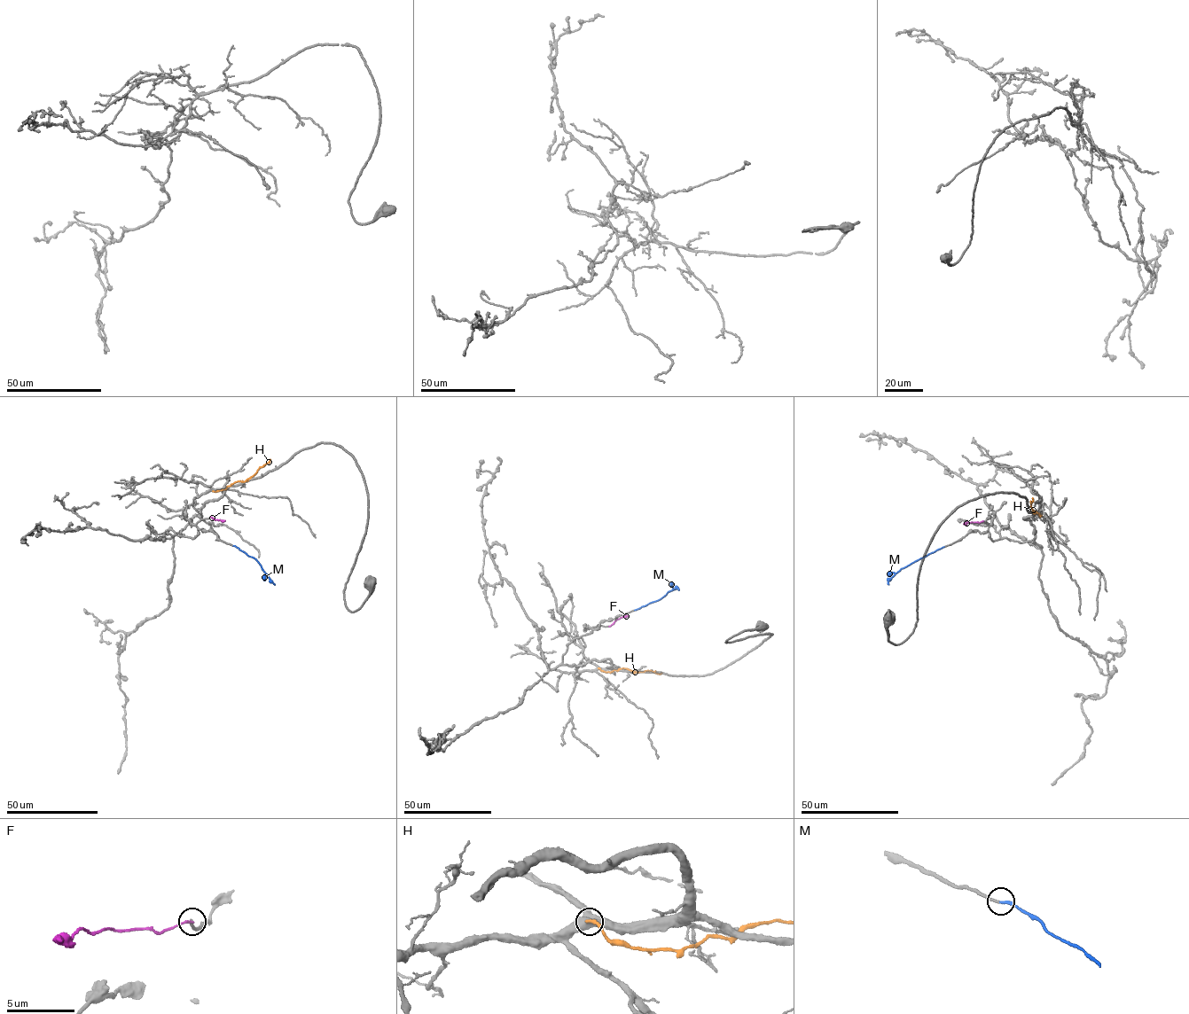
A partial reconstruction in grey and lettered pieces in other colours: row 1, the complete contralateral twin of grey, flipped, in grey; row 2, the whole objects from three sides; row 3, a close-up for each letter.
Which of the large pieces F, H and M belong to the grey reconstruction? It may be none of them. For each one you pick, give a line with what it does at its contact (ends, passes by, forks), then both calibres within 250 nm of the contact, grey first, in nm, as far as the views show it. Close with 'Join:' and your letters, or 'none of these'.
M: it ends there; 180 nm thick on the grey side, 200 nm on the other
Join: M

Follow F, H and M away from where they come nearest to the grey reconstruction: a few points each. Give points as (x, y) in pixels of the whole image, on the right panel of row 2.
F: (983, 521), (964, 524)
H: (1040, 513), (1040, 516), (1033, 510), (1032, 512), (1032, 498)
M: (944, 547), (902, 568), (888, 581), (888, 585)

